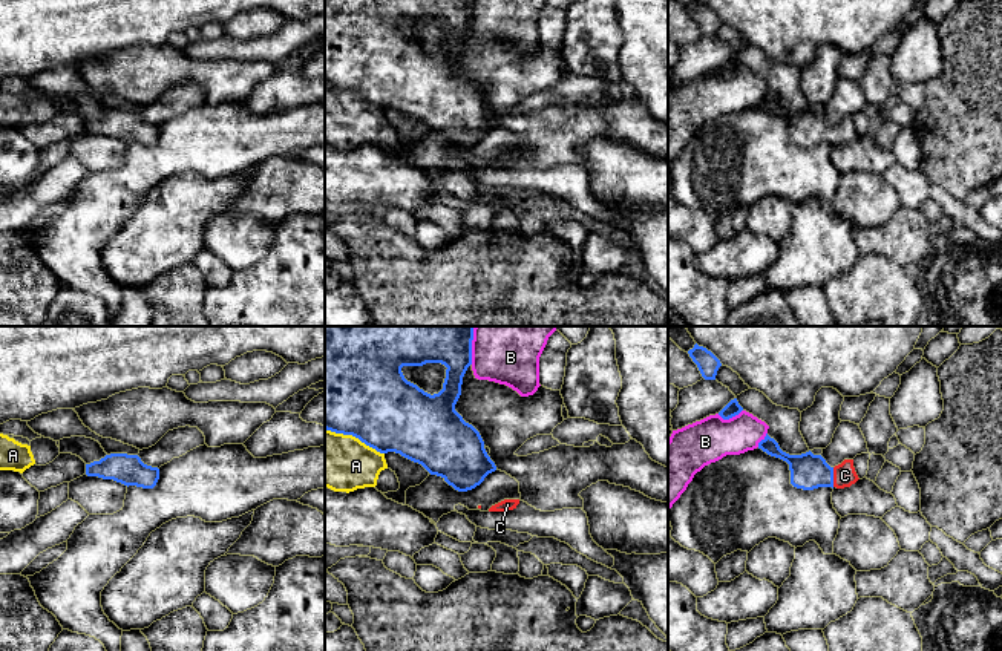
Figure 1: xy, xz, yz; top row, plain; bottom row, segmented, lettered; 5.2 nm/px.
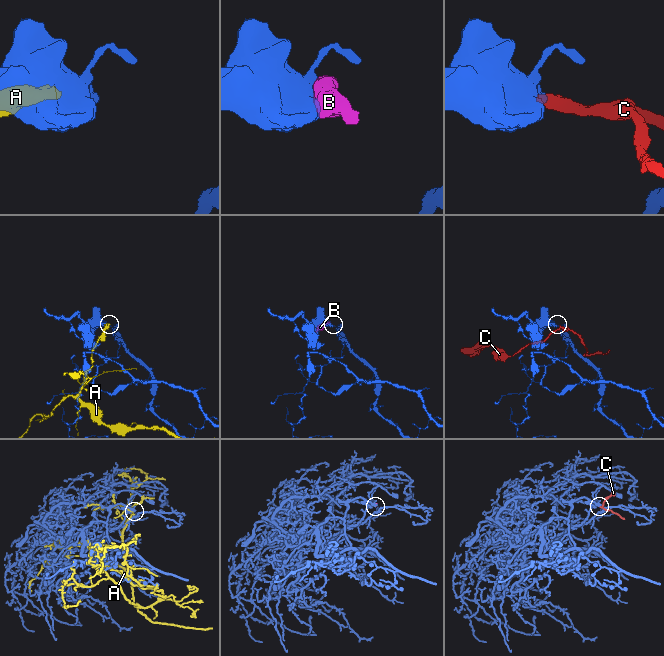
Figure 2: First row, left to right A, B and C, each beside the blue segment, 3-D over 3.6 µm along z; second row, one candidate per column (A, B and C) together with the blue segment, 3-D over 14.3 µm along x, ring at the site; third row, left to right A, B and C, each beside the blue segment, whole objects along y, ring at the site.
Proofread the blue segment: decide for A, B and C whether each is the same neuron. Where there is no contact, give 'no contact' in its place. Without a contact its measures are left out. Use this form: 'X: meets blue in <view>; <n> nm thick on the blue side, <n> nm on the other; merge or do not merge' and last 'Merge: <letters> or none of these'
A: meets blue in xz; 480 nm thick on the blue side, 300 nm on the other; do not merge
B: meets blue in yz; 80 nm thick on the blue side, 240 nm on the other; do not merge
C: meets blue in yz; 190 nm thick on the blue side, 120 nm on the other; merge
Merge: C

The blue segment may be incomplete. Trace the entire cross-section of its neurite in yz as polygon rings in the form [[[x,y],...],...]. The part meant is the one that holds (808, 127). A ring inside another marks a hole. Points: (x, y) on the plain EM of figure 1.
[[[768,90],[758,100],[758,106],[789,121],[791,141],[797,146],[844,146],[860,136],[853,124],[853,116],[844,116],[841,121],[830,124],[821,112],[814,112],[810,107],[801,112],[789,112]]]

